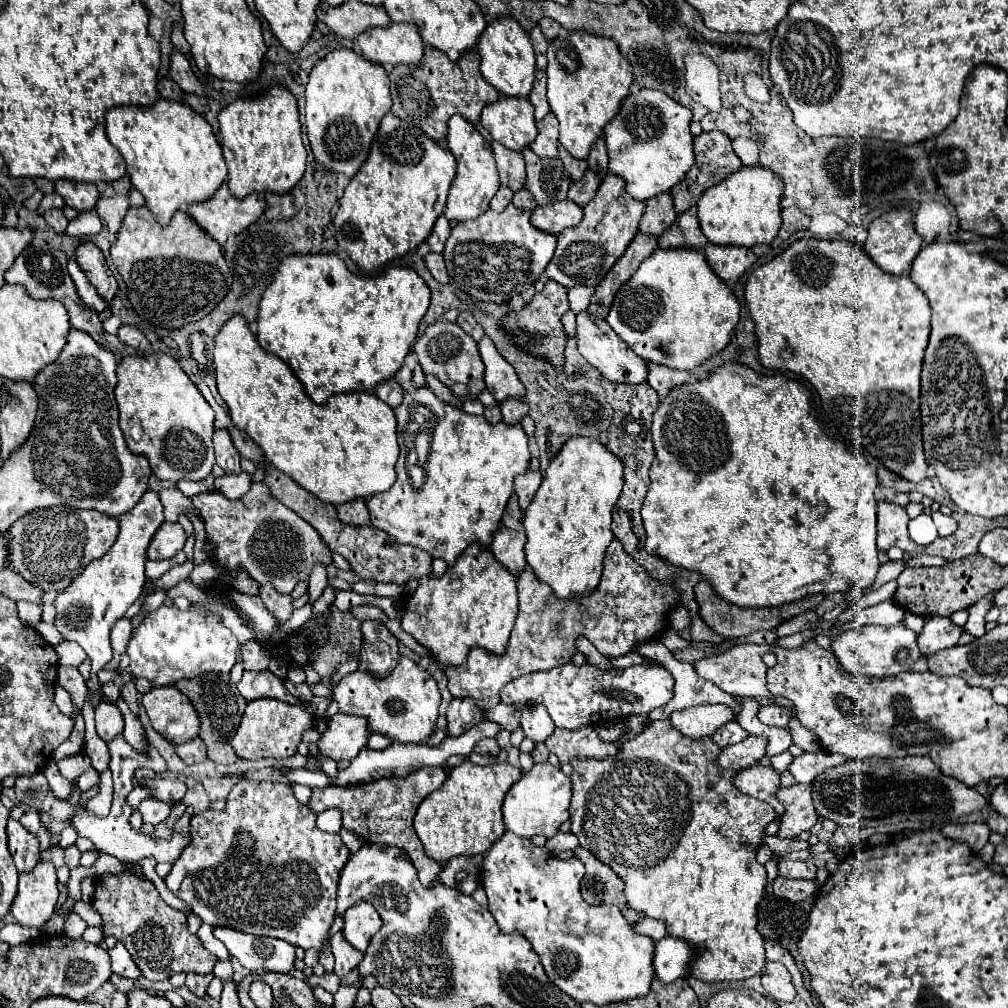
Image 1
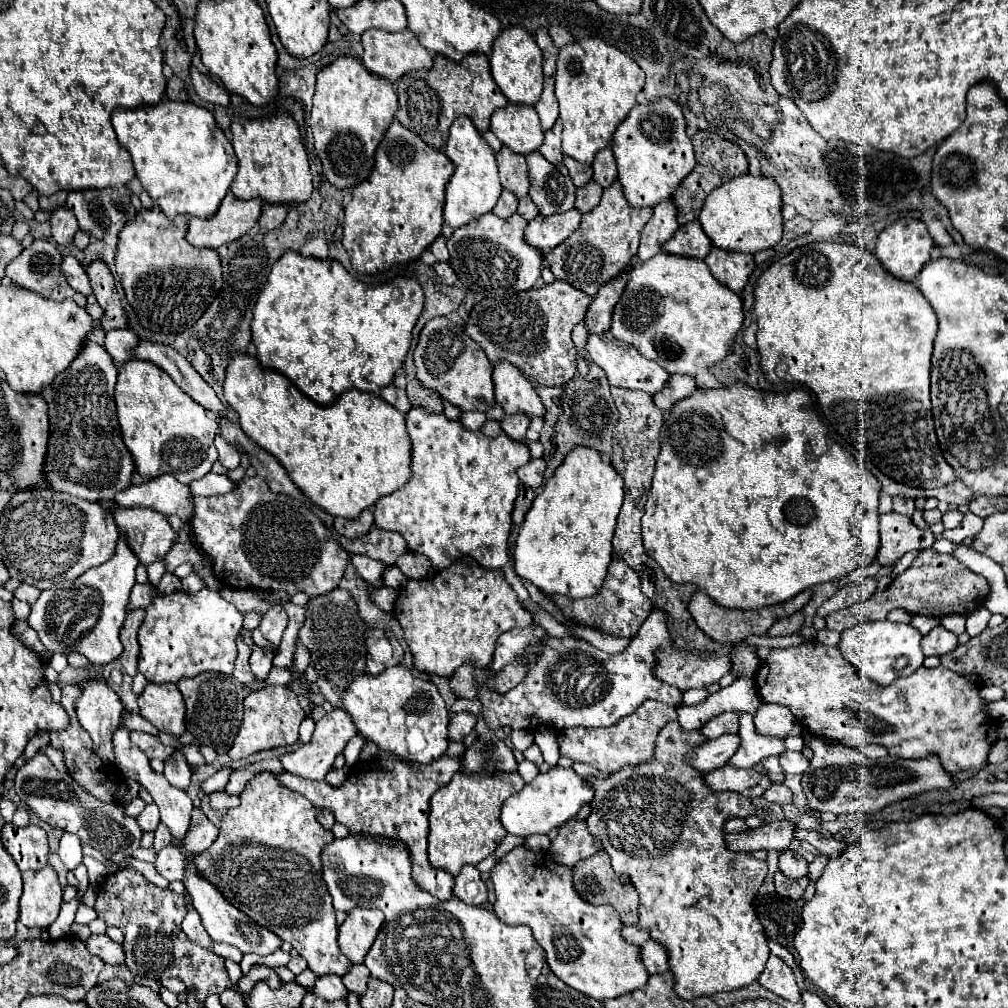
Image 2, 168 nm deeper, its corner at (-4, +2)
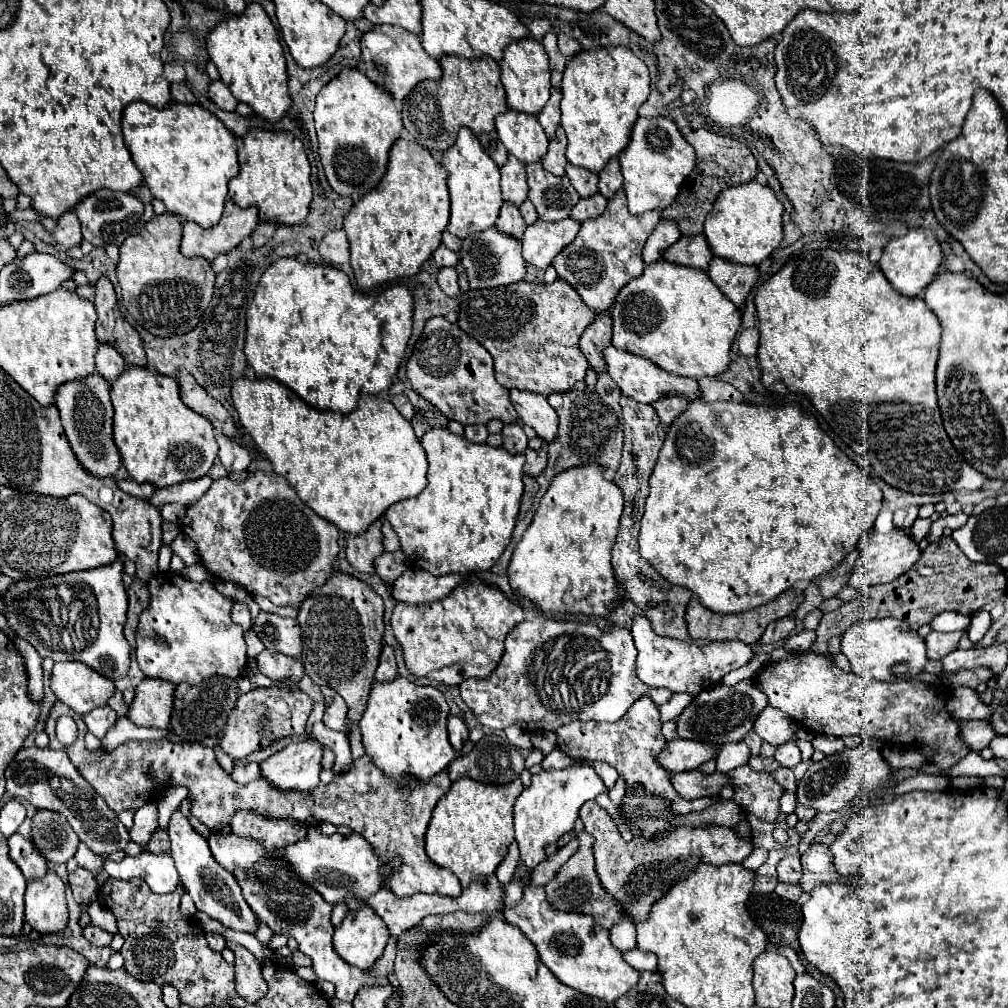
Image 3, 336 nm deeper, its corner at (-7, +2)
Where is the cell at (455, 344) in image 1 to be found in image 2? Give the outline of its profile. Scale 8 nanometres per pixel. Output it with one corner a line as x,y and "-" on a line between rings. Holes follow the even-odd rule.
435,317
431,319
419,335
419,343
415,347
415,367
417,367
417,379
429,387
435,389
443,399
457,405
461,411
489,411
489,407
495,403
493,399
493,365
489,359
485,359
485,353
469,335
465,335
463,325
457,325
449,321
447,317

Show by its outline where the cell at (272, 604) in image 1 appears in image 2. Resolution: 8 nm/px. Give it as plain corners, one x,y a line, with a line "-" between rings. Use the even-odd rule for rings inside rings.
273,605
265,615
263,615
263,621
261,621
261,633
273,643
273,645
279,645
281,641
281,635
287,627
287,611
281,607
281,605

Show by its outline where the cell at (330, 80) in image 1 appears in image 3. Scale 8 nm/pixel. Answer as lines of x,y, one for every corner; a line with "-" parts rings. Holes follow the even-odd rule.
344,69
318,93
314,121
318,155
330,187
352,199
370,193
386,173
388,153
402,131
402,117
394,99
358,69

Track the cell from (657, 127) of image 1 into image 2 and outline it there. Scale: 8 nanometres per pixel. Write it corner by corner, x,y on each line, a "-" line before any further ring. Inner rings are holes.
661,97
657,101
635,105
613,133
611,149
619,169
625,199
633,207
653,207
673,195
677,185
693,171
695,153
685,133
683,109
677,101

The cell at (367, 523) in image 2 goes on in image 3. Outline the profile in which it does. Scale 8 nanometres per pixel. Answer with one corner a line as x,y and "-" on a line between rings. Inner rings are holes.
376,521
362,535
348,535
346,537
346,559
360,573
374,575
374,559
384,551
380,525
382,523

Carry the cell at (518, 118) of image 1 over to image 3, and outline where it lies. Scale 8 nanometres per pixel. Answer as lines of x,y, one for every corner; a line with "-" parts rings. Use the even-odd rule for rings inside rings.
508,109
496,117
496,131
508,153
524,165
542,161
548,151
548,137
534,115

